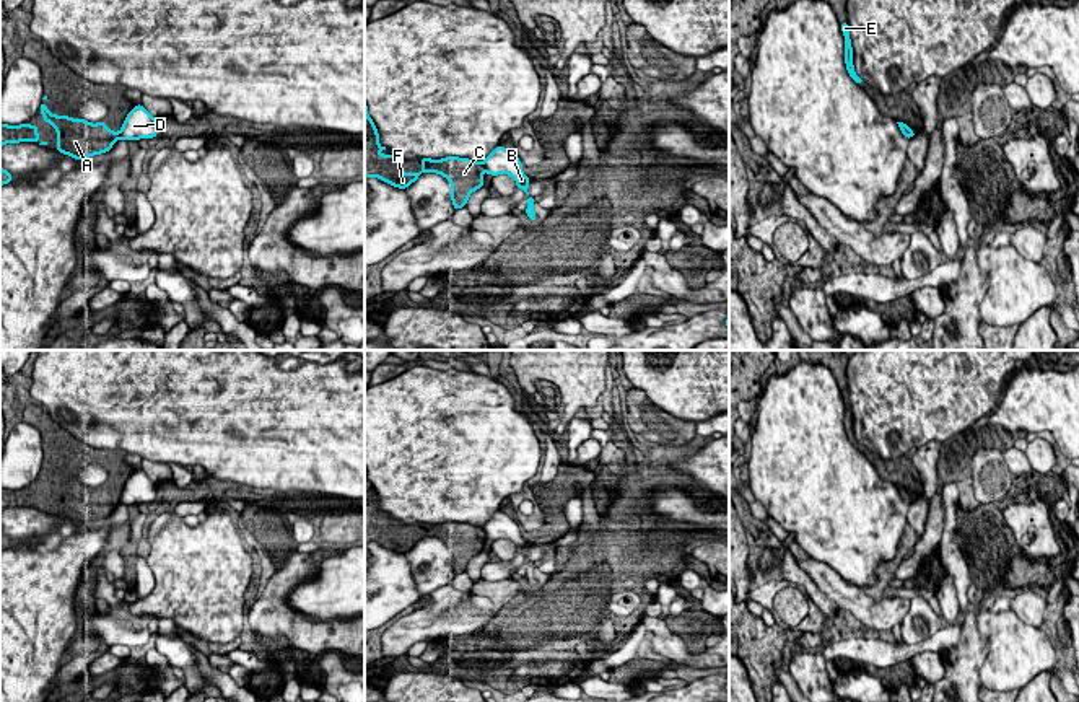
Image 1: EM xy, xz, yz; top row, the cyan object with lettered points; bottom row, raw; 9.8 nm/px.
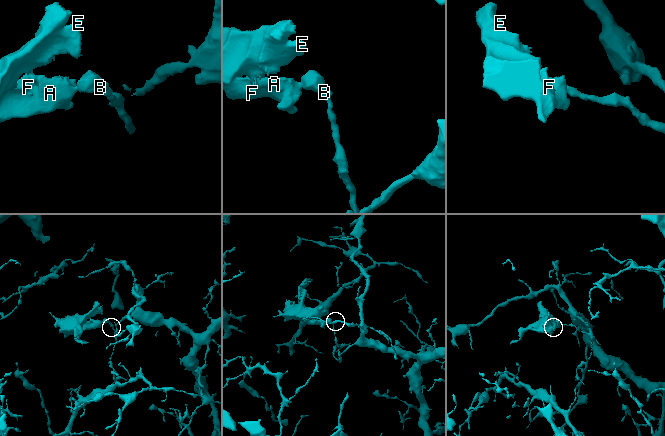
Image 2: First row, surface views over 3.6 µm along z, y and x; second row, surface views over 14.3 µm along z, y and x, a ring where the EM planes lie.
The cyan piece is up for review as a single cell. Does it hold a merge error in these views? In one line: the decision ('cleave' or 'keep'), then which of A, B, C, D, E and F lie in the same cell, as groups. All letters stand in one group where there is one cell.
cleave | A C E F / B D

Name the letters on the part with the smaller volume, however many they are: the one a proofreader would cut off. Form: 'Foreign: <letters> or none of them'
Foreign: A, C, E, F

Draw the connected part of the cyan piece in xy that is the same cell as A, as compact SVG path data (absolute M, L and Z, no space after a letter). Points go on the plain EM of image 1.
M41 467L41 480L44 487L50 487L57 495L57 516L85 524L93 520L106 518L120 503L120 497L112 497L104 485L91 489L70 480L55 480L47 476L47 469Z

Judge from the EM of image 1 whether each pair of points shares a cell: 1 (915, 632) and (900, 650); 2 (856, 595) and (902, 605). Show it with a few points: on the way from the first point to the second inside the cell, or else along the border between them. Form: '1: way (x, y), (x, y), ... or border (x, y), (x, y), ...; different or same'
1: border (941, 627), (925, 639), (904, 644); different
2: way (868, 606), (891, 608); same

